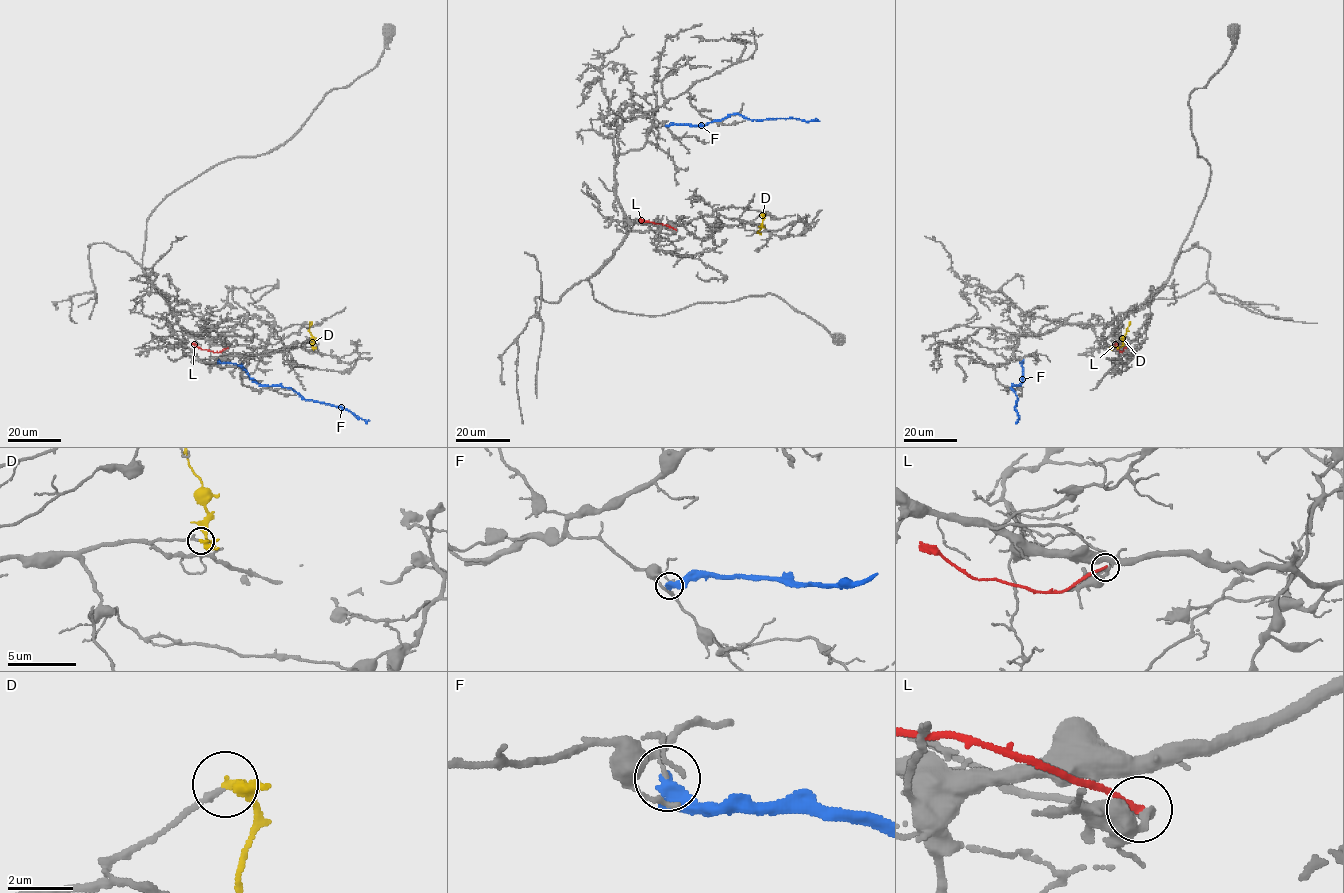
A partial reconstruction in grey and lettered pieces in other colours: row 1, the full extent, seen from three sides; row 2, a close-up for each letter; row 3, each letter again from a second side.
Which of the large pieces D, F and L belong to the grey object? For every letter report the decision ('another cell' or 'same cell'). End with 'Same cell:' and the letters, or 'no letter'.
D: another cell
F: another cell
L: another cell
Same cell: no letter

